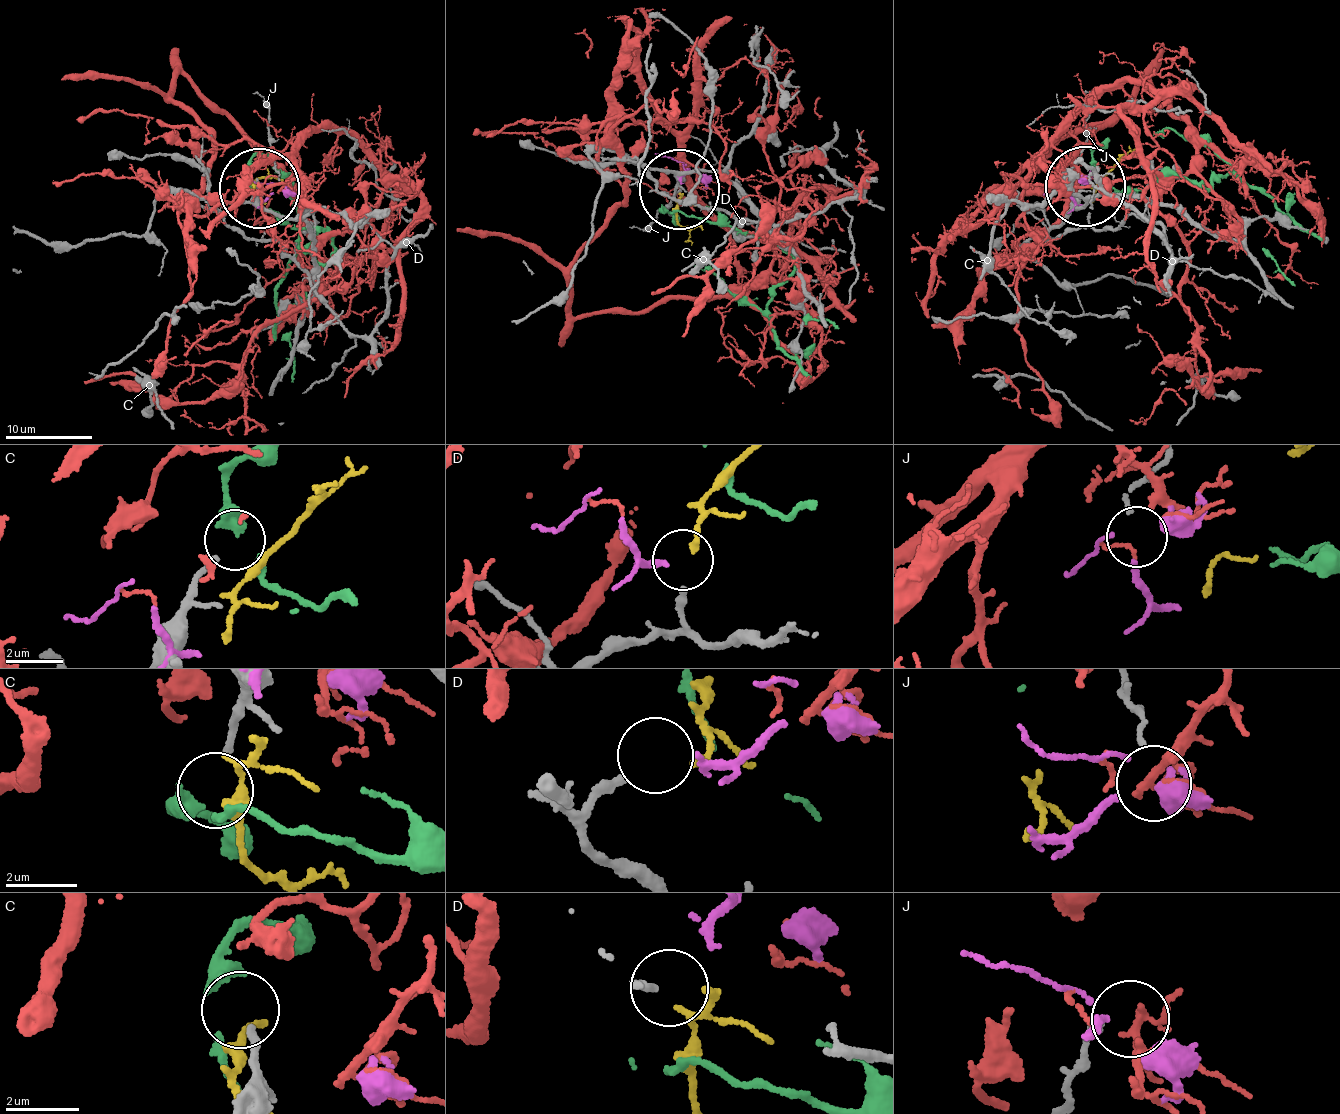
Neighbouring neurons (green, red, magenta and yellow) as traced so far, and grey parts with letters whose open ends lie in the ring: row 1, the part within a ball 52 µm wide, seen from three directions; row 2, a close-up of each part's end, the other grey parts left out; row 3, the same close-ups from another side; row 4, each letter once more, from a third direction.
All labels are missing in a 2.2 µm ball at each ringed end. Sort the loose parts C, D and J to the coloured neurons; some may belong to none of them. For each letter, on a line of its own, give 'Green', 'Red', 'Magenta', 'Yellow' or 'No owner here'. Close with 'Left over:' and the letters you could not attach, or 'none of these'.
C: No owner here
D: Yellow
J: No owner here
Left over: C, J

